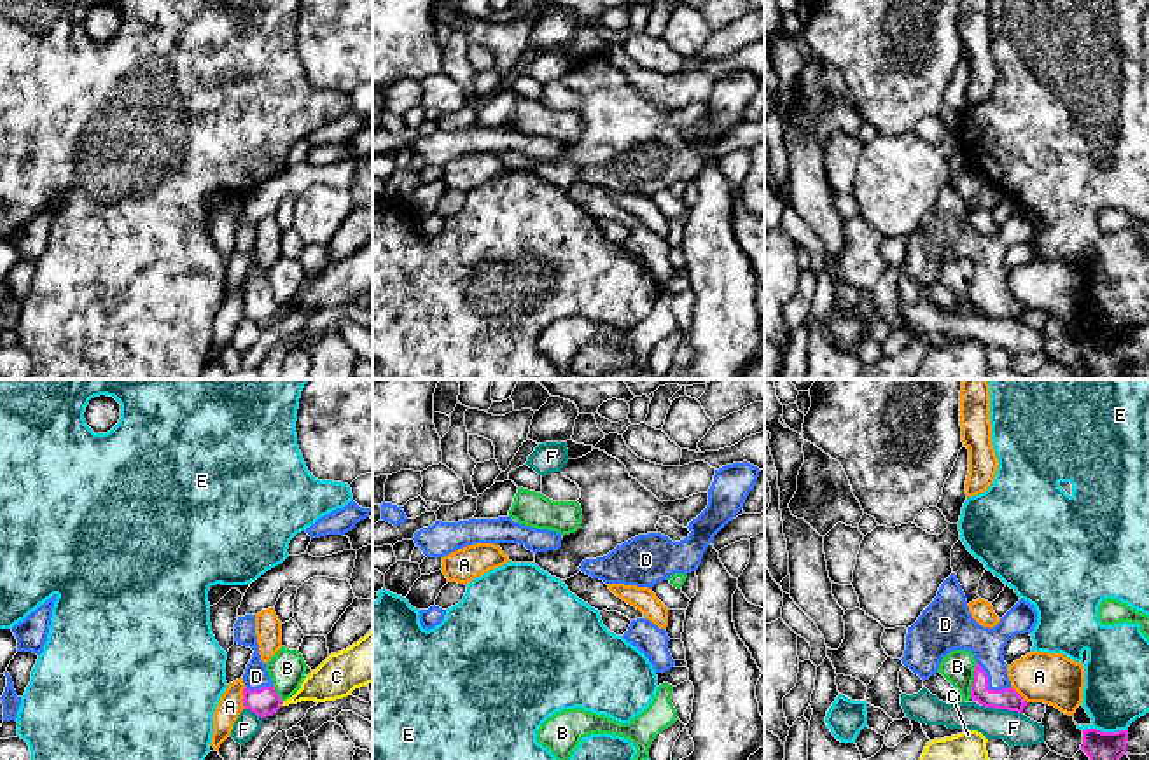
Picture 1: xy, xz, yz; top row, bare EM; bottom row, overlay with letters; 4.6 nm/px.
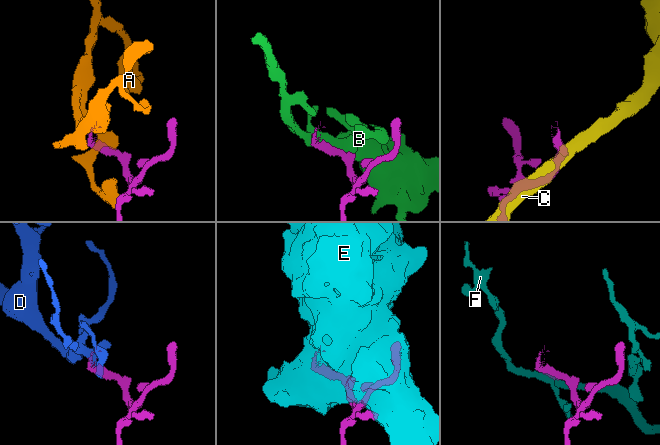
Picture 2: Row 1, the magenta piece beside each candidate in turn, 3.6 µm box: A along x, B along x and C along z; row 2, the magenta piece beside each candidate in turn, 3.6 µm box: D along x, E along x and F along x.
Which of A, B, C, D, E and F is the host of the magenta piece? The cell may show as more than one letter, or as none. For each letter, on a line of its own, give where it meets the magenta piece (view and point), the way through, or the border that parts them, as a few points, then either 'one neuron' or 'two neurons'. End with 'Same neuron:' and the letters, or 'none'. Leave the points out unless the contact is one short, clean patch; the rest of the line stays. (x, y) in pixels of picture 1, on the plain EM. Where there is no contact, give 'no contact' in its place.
A: contact xy (243, 306); two neurons
B: contact yz (974, 289); two neurons
C: contact xy (282, 311); border xy (284, 310), (280, 313); two neurons
D: contact yz (987, 294); way yz (1009, 308), (987, 294), (987, 254); one neuron
E: contact yz (1106, 341); two neurons
F: contact yz (1001, 317); two neurons
Same neuron: D

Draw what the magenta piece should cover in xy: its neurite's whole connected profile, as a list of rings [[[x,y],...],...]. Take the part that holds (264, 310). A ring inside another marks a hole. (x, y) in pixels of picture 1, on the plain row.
[[[255,224],[238,225],[234,232],[234,252],[250,255],[254,259],[243,283],[243,314],[257,325],[266,327],[278,320],[283,309],[275,301],[273,290],[266,280],[266,273],[259,264]]]

